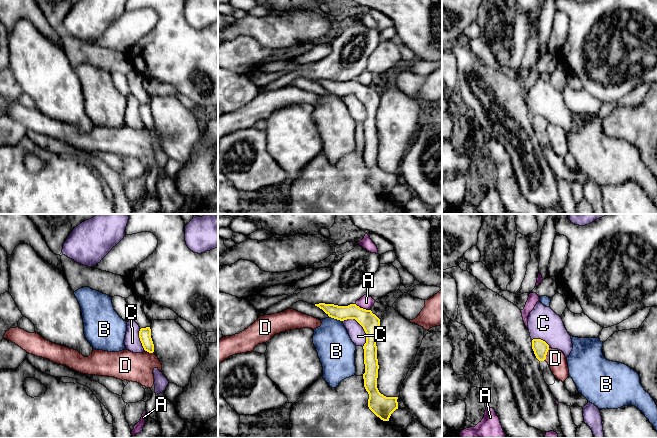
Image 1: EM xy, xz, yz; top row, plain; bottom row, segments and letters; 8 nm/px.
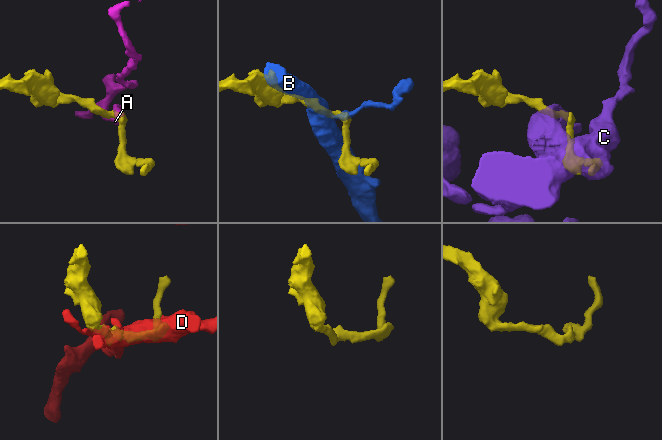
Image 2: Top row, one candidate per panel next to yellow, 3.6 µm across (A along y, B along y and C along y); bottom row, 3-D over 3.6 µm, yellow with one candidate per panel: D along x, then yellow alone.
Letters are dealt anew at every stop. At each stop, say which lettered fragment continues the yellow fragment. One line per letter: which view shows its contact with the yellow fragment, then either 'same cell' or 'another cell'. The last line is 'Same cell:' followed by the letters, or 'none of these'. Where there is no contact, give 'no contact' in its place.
A: xz | another cell
B: xz | another cell
C: xz | another cell
D: yz | another cell
Same cell: none of these

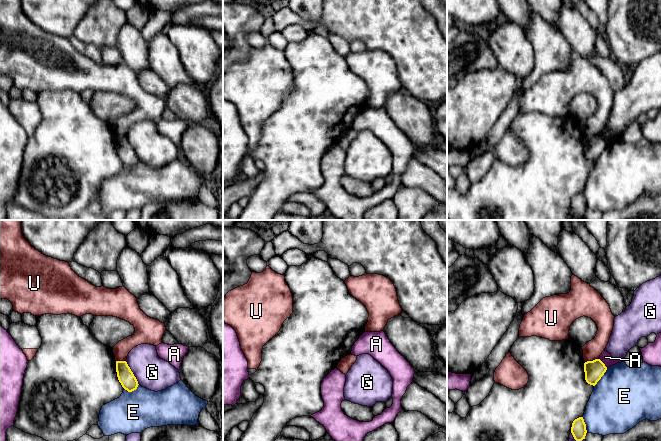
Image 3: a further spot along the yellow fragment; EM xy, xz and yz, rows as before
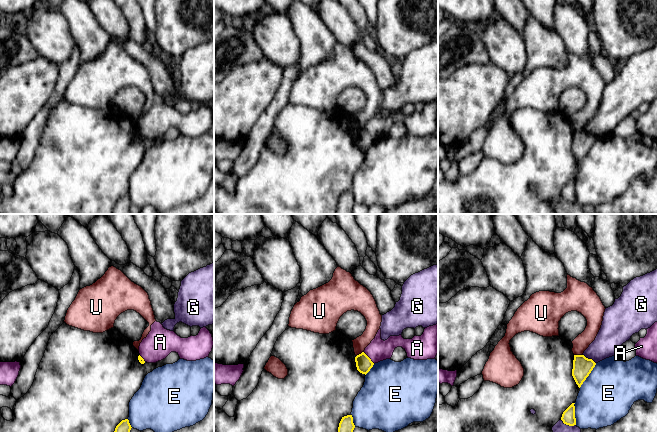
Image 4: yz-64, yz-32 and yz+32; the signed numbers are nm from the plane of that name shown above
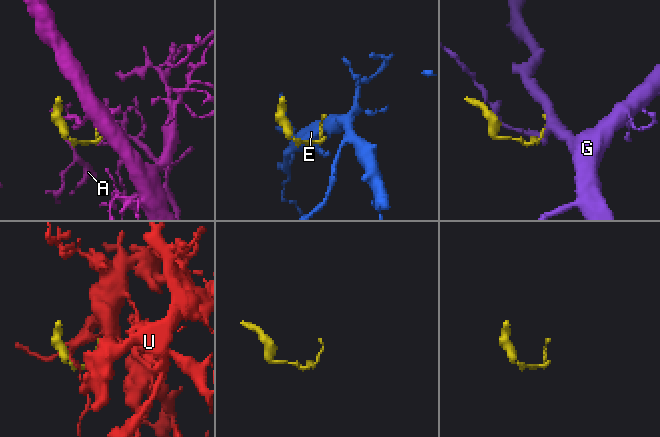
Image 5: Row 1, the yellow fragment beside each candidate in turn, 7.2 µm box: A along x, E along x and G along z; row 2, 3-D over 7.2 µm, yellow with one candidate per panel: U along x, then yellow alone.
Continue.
A: yz | another cell
E: yz | another cell
G: xy | another cell
U: yz | another cell
Same cell: none of these

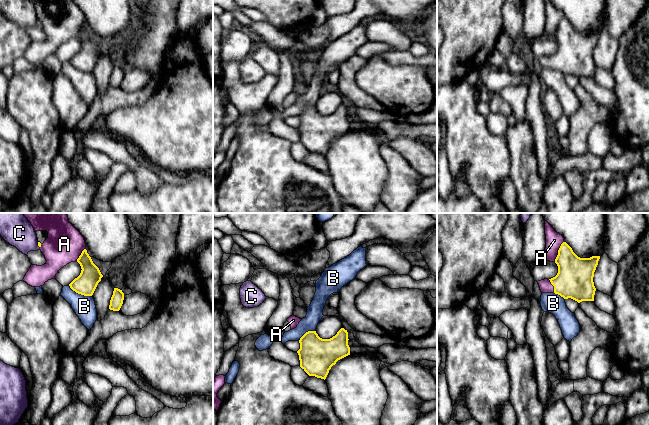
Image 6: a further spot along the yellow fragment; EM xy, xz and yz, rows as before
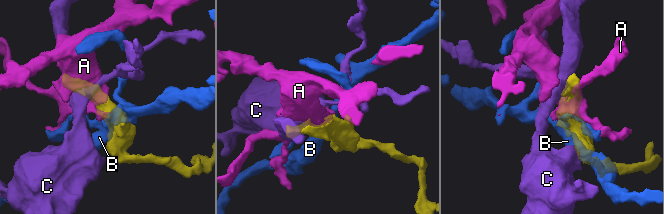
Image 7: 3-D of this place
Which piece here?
A: yz | same cell
B: xy | another cell
C: xy | another cell
Same cell: A

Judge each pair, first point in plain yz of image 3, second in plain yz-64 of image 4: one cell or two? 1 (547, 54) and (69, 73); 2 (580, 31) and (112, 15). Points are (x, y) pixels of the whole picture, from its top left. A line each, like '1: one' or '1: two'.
1: two
2: one

